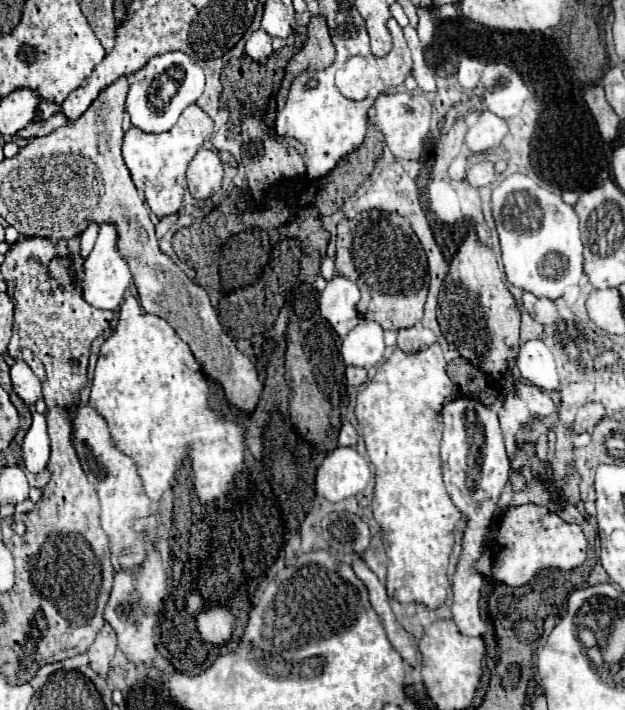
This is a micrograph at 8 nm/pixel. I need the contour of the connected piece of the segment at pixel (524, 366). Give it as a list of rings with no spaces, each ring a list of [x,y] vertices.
[[[528,340],[520,344],[516,366],[528,382],[532,382],[538,388],[554,390],[558,388],[558,374],[552,352],[546,348],[542,340]]]

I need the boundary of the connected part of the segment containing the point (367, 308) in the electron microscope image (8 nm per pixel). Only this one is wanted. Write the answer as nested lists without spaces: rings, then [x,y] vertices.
[[[364,210],[354,218],[344,218],[338,224],[338,240],[336,240],[336,270],[340,276],[350,278],[358,284],[362,298],[358,302],[358,312],[368,318],[376,320],[382,328],[410,328],[422,320],[424,304],[430,286],[428,274],[428,260],[424,248],[414,234],[410,222],[400,214],[390,214],[382,210]]]

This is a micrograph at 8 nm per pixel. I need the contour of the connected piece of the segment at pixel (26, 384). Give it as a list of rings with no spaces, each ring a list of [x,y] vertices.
[[[18,360],[18,362],[10,368],[10,378],[12,378],[12,388],[14,388],[14,392],[16,392],[26,404],[36,404],[36,400],[42,396],[40,380],[36,378],[36,374],[32,372],[32,368],[30,368],[24,360]]]

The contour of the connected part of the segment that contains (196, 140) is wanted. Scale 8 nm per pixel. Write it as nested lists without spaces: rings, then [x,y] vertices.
[[[190,104],[182,112],[180,120],[174,124],[174,128],[168,132],[148,134],[136,126],[130,126],[130,130],[124,134],[122,142],[124,164],[130,170],[132,182],[144,194],[156,218],[162,220],[174,216],[184,208],[184,194],[188,190],[184,174],[188,162],[198,152],[198,148],[204,146],[204,142],[212,136],[212,132],[214,132],[214,120],[198,104]]]

